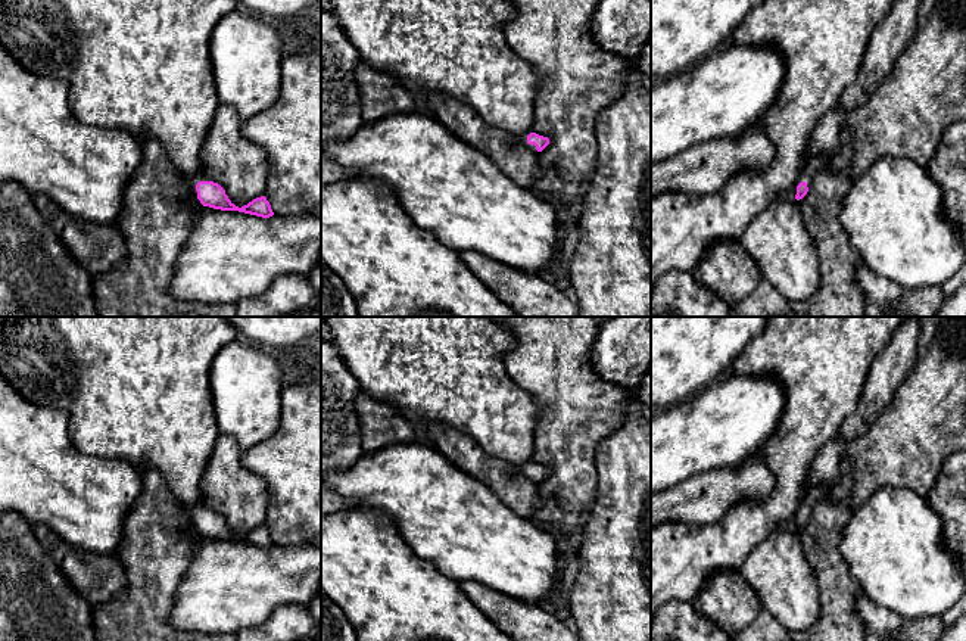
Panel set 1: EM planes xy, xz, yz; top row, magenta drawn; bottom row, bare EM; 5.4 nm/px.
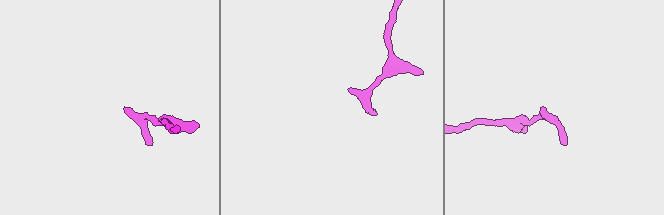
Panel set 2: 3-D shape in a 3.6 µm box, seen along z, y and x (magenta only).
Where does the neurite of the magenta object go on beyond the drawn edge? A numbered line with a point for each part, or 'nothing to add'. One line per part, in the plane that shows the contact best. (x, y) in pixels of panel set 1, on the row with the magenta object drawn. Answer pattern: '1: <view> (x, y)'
1: yz (815, 164)

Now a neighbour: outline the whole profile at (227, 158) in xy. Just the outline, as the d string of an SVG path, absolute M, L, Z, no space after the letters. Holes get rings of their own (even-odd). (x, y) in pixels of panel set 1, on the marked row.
M219 103L200 152L202 174L218 183L231 203L242 208L265 196L269 169L267 152L240 134L242 119L230 105Z

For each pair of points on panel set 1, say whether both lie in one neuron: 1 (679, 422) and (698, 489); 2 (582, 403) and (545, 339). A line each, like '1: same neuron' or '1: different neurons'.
1: different neurons
2: same neuron

